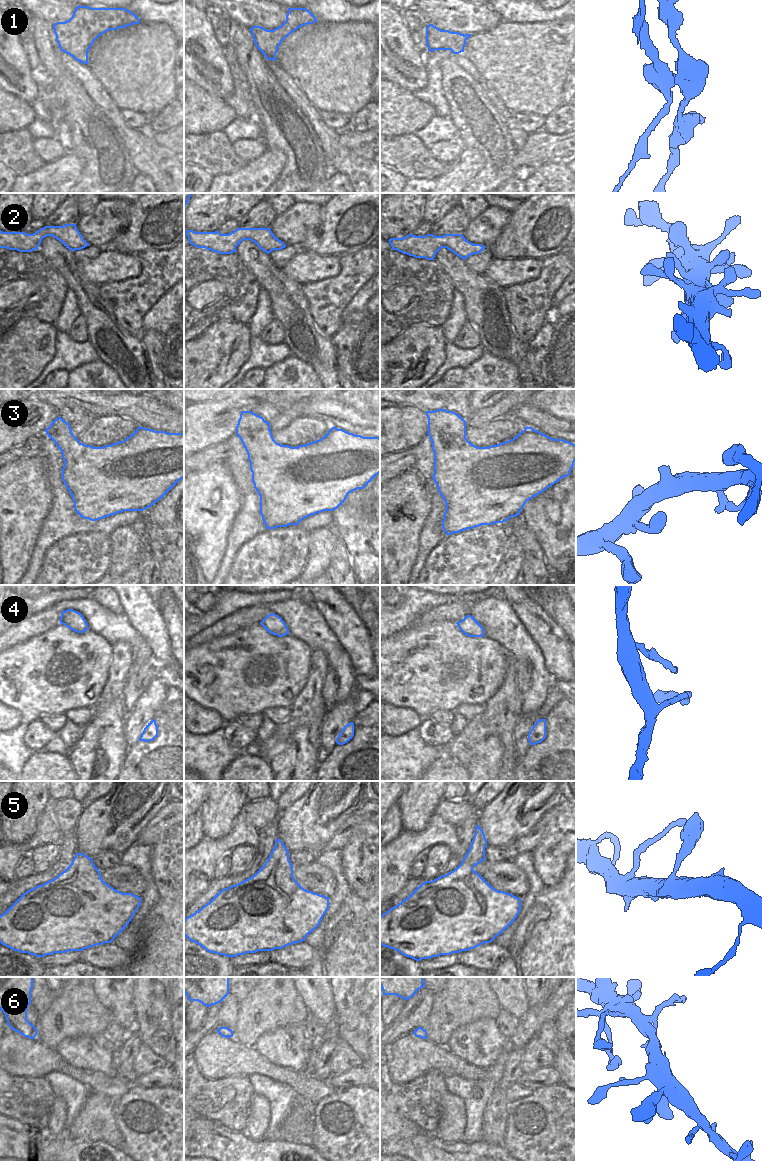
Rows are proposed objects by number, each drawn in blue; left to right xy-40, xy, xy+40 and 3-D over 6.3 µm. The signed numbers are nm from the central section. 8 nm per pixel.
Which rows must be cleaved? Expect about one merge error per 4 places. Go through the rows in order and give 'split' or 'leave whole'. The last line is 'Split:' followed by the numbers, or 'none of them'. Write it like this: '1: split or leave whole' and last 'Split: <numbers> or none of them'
1: split
2: leave whole
3: leave whole
4: leave whole
5: leave whole
6: leave whole
Split: 1

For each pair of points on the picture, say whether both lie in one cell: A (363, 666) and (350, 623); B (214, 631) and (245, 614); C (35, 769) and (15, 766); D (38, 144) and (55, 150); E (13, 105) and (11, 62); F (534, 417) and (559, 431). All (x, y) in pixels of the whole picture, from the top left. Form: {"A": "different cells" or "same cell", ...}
{"A": "same cell", "B": "same cell", "C": "different cells", "D": "same cell", "E": "different cells", "F": "same cell"}

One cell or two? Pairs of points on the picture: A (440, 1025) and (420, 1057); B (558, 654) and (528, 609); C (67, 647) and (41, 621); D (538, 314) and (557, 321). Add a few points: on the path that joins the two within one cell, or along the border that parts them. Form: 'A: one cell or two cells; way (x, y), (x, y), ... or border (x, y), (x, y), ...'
A: two cells; border (427, 1038), (436, 1044), (446, 1047)
B: one cell; way (553, 643), (535, 620)
C: two cells; border (59, 622), (28, 640)
D: two cells; border (552, 317), (548, 320)

